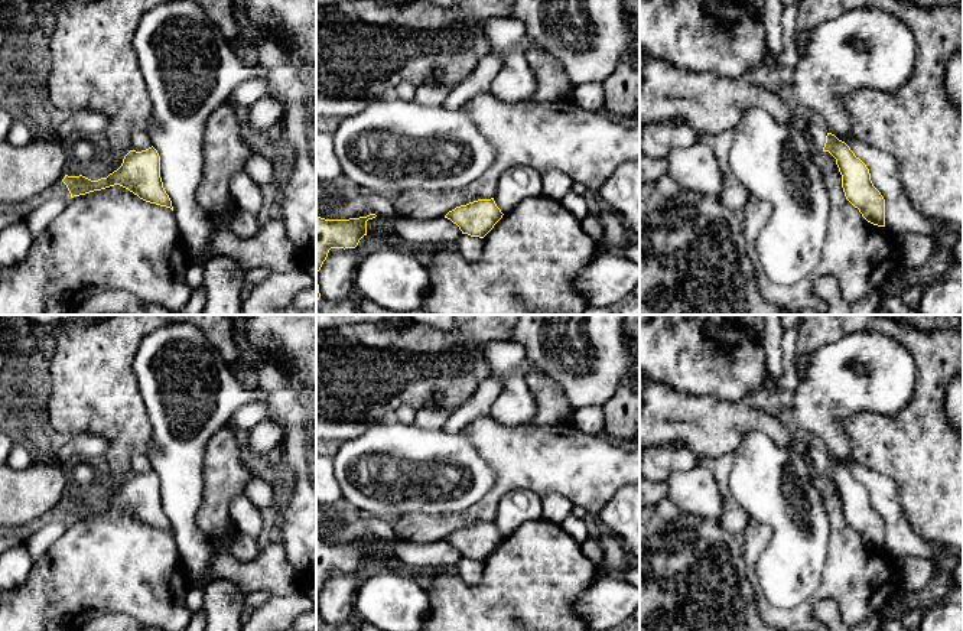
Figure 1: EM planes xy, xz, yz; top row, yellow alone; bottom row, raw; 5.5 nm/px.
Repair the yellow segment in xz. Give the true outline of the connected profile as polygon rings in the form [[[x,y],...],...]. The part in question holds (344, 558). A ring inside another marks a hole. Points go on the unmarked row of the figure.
[[[375,537],[349,543],[325,543],[316,539],[316,627],[321,621],[318,595],[328,580],[331,572],[355,572],[367,559],[367,544]]]

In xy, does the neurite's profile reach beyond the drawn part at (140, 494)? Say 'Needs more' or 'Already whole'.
Already whole

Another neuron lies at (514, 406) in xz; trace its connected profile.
[[[497,339],[482,348],[489,377],[502,383],[502,390],[492,403],[488,417],[504,426],[530,423],[537,413],[537,403],[526,383],[520,365],[527,358],[523,344]]]

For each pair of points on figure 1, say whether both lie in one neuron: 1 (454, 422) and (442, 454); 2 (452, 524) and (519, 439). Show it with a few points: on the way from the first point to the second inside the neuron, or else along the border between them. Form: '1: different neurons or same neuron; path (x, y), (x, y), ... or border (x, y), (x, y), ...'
1: different neurons; border (442, 428), (462, 429)
2: same neuron; path (477, 513), (497, 493), (517, 464)

